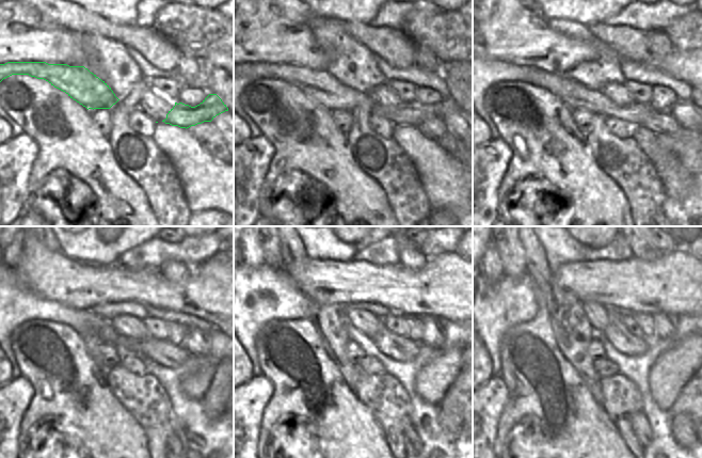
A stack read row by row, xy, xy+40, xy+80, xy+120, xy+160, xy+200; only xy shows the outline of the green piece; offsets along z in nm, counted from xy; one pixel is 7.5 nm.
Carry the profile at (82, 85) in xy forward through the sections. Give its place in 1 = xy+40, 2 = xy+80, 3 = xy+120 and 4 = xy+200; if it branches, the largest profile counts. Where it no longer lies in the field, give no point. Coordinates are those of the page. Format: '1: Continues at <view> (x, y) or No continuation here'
1: Continues at xy+40 (320, 85)
2: Continues at xy+80 (574, 95)
3: Continues at xy+120 (16, 312)
4: Continues at xy+200 (494, 312).

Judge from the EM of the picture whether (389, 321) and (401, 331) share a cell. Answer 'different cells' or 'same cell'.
same cell

